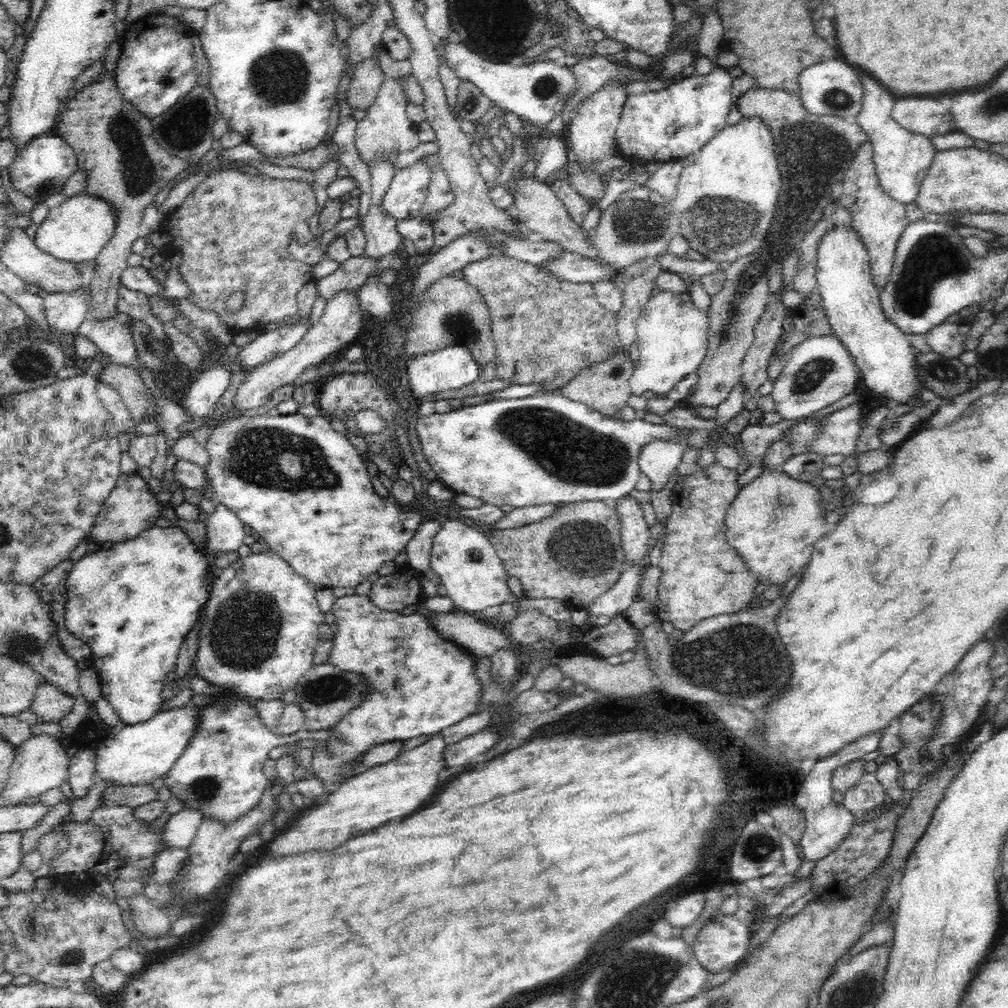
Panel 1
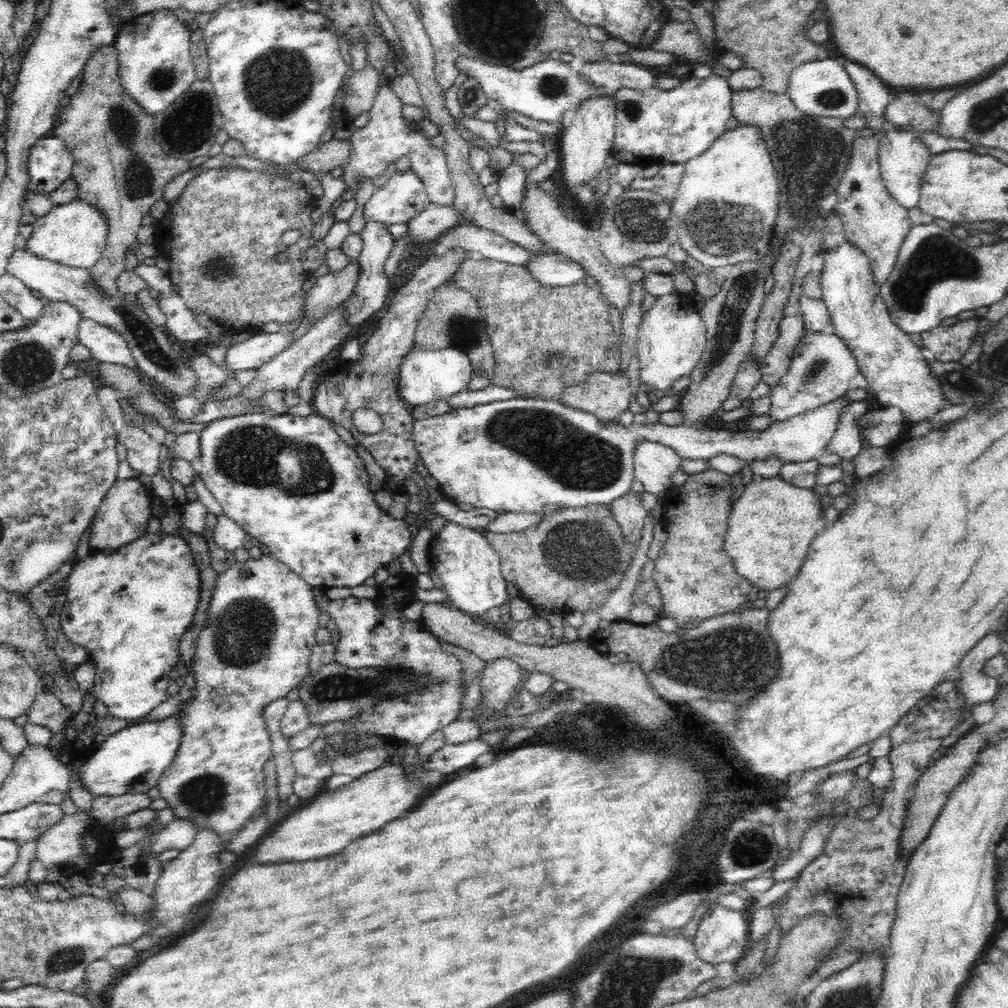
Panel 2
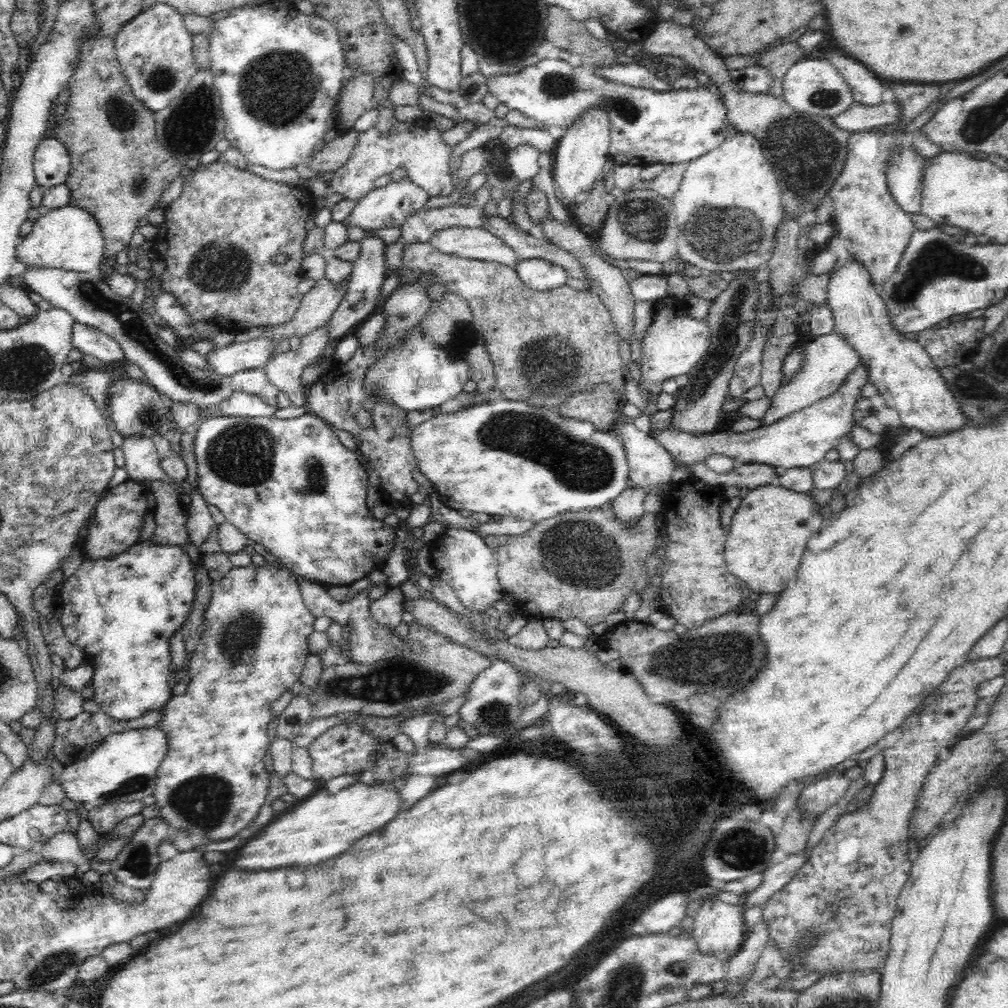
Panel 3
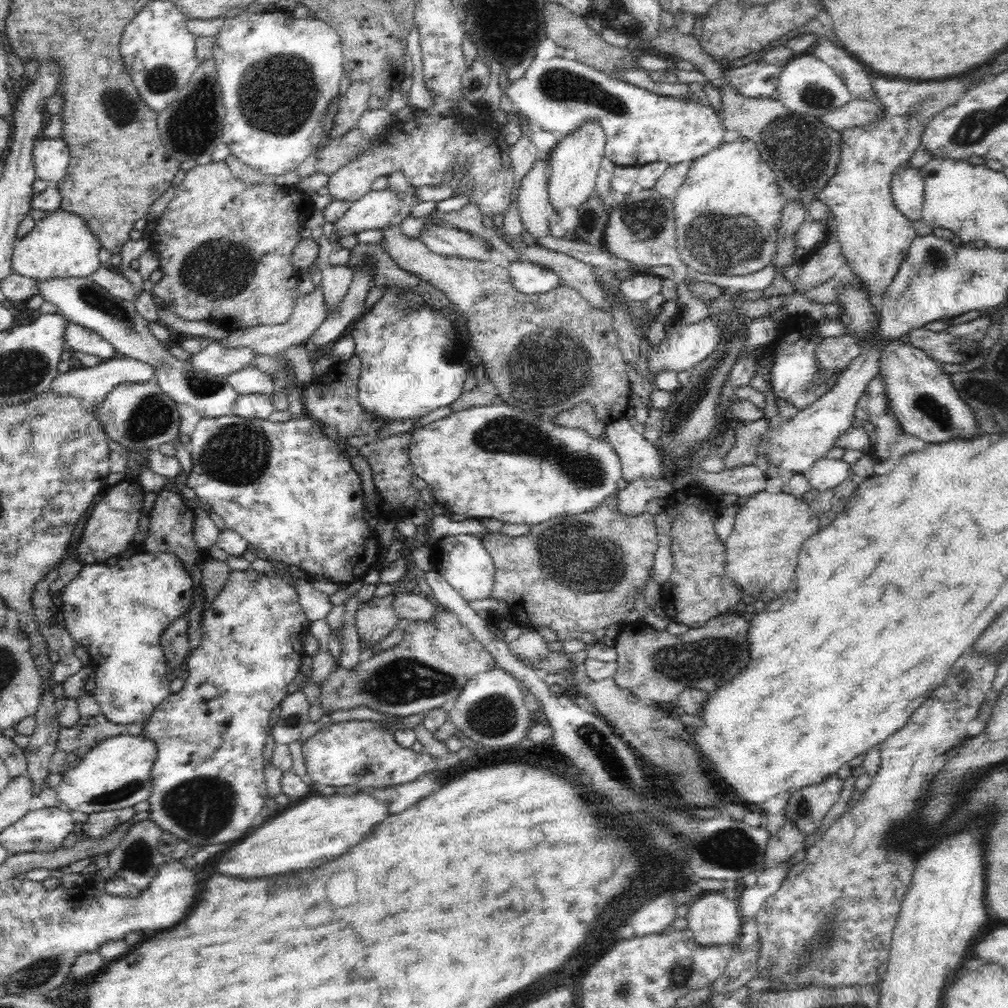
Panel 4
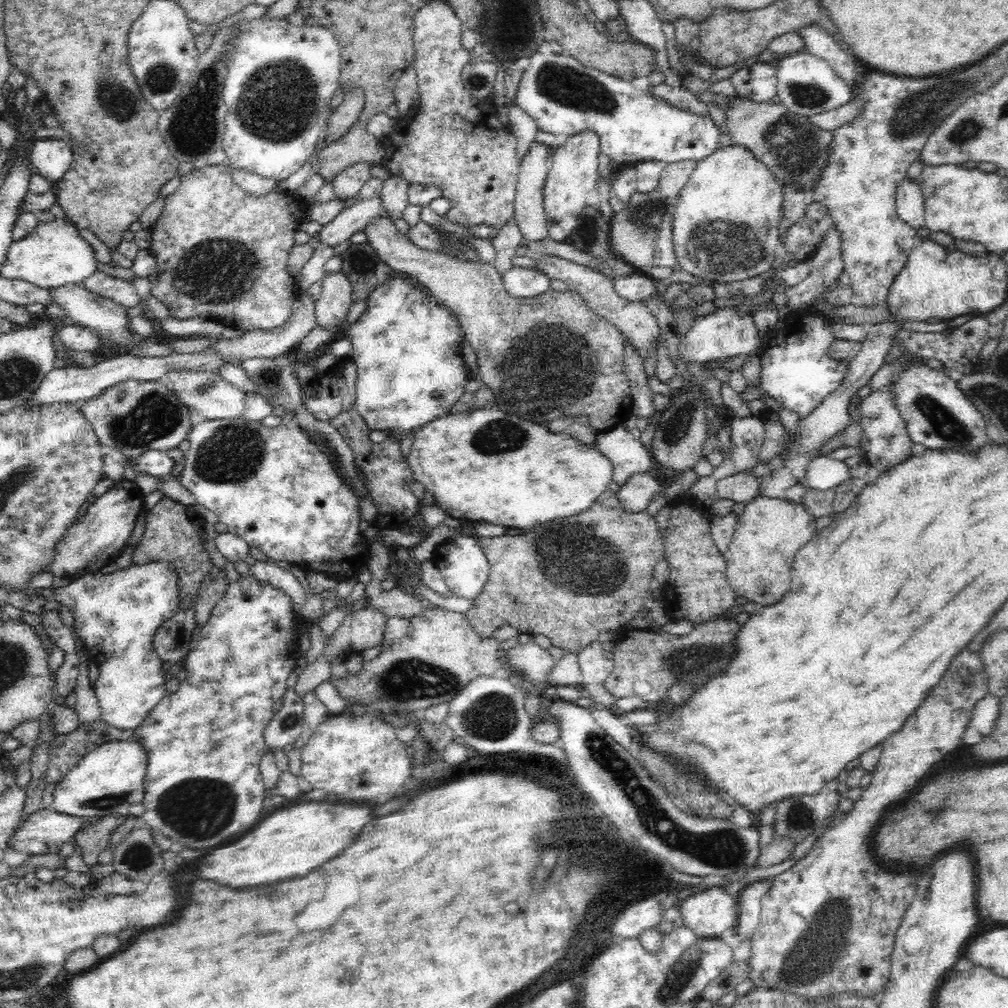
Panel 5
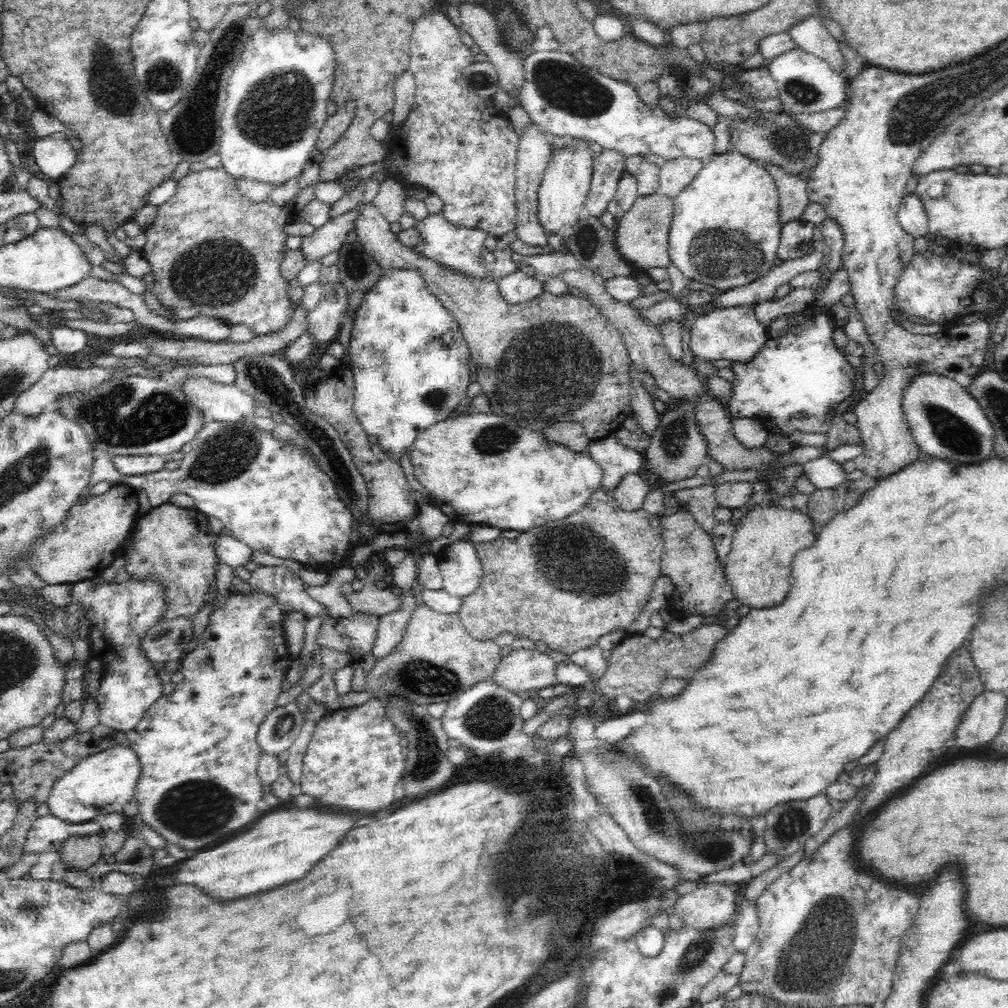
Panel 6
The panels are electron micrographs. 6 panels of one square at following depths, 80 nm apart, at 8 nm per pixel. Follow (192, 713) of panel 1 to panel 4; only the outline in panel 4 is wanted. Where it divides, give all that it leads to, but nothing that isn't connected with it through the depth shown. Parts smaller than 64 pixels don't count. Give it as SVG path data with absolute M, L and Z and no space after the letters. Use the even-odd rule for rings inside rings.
M141 734L106 738L89 750L76 767L62 774L62 780L56 788L58 800L66 809L86 814L134 806L151 795L151 772L156 756L156 743Z

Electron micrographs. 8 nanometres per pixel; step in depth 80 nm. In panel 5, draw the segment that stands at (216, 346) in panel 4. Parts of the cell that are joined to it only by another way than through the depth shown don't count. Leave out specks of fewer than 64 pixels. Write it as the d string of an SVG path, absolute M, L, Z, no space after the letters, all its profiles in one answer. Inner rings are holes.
M208 348L208 350L204 350L204 352L198 354L189 355L169 352L166 356L161 357L134 357L134 355L127 353L126 355L97 362L92 367L74 367L68 363L63 368L54 367L48 372L42 384L28 398L25 398L23 404L36 406L36 404L56 404L56 402L83 403L91 398L97 397L110 385L120 381L128 379L158 381L162 378L162 375L170 372L170 370L212 371L213 373L218 373L219 368L226 363L240 365L241 362L242 360L238 360L238 362L227 362L213 348Z

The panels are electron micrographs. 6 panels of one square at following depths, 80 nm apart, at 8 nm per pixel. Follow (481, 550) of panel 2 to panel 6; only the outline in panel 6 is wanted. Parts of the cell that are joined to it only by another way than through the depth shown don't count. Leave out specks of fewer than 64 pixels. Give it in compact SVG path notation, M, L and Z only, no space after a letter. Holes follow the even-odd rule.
M468 537L445 546L435 557L446 592L462 598L477 589L483 570L476 546Z

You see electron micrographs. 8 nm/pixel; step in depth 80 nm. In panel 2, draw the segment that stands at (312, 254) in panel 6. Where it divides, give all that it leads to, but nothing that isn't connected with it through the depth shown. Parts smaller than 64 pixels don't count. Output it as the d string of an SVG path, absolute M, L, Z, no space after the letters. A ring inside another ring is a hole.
M412 170L396 172L380 188L375 189L363 208L365 222L404 224L429 204L423 182Z

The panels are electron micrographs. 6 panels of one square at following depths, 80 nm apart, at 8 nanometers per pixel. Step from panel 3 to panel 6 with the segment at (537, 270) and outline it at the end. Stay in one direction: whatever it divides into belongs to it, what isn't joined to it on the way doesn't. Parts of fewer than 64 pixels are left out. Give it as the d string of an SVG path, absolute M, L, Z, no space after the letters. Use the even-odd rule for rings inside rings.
M521 270L501 277L497 280L499 293L502 298L510 304L522 304L536 298L544 291L544 281L539 277L528 276Z

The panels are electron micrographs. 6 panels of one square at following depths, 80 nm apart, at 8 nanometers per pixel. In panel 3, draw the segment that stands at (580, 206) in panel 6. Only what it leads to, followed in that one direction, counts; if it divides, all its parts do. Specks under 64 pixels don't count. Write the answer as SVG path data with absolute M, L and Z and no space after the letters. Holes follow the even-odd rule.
M592 106L580 114L564 136L551 151L552 153L552 176L555 182L556 194L563 206L576 204L576 197L580 192L589 192L602 173L602 166L609 160L608 151L611 142L610 120L607 112Z

